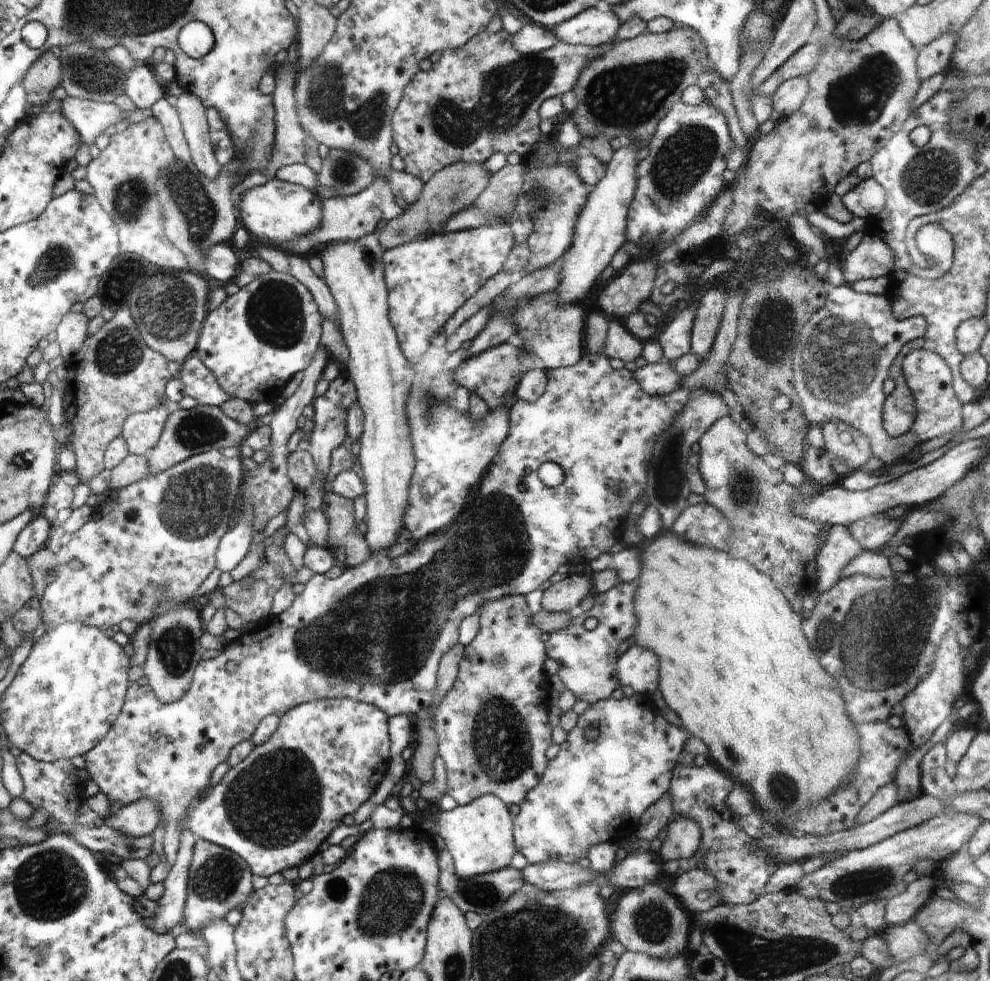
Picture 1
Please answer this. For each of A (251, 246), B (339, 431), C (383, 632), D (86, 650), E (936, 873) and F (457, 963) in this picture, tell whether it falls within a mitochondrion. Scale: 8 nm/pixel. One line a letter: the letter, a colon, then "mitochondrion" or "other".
A: other
B: other
C: mitochondrion
D: other
E: other
F: mitochondrion

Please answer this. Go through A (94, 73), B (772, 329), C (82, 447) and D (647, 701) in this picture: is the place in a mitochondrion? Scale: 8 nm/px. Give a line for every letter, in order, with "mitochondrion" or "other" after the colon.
A: mitochondrion
B: mitochondrion
C: other
D: other

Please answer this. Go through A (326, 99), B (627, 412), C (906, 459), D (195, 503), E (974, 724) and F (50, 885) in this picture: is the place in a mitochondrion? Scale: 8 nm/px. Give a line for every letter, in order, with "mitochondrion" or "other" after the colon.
A: mitochondrion
B: other
C: other
D: mitochondrion
E: other
F: mitochondrion

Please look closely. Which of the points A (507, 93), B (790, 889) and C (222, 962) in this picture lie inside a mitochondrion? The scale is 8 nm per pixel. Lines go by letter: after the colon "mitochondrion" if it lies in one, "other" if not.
A: mitochondrion
B: other
C: other

